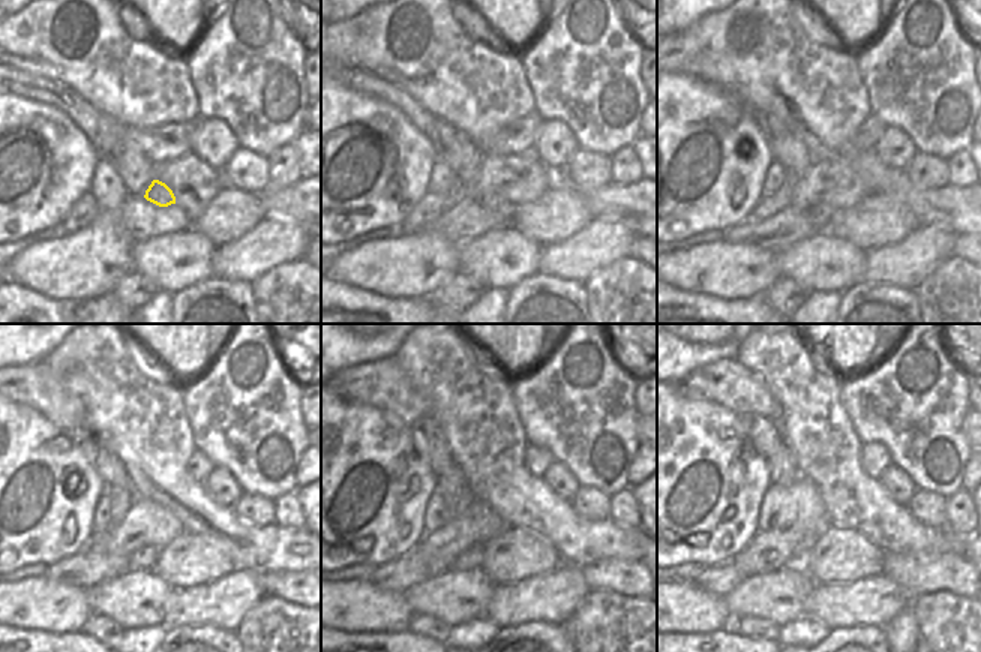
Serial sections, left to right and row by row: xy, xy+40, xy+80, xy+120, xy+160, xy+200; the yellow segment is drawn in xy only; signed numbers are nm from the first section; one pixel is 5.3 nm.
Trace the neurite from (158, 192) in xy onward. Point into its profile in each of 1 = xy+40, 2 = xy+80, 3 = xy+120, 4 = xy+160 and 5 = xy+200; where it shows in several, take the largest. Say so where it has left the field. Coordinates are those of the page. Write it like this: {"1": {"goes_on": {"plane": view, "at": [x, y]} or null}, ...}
{"1": {"goes_on": {"plane": "xy+40", "at": [494, 203]}}, "2": {"goes_on": {"plane": "xy+80", "at": [822, 216]}}, "3": {"goes_on": {"plane": "xy+120", "at": [143, 558]}}, "4": {"goes_on": {"plane": "xy+160", "at": [471, 558]}}, "5": {"goes_on": {"plane": "xy+200", "at": [800, 559]}}}

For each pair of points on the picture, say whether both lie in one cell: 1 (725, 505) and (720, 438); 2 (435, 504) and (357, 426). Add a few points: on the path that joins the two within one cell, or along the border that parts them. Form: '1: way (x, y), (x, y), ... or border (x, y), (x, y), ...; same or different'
1: way (723, 489), (720, 454); same
2: border (435, 487), (425, 511), (426, 532); different

